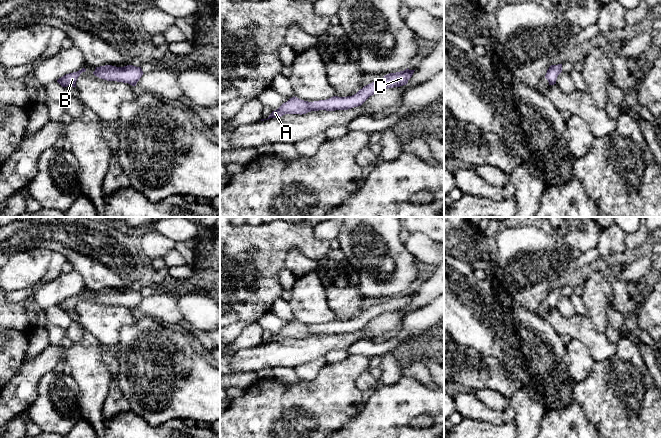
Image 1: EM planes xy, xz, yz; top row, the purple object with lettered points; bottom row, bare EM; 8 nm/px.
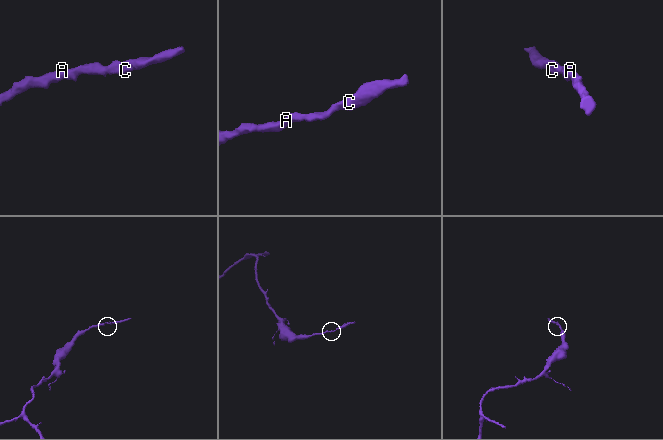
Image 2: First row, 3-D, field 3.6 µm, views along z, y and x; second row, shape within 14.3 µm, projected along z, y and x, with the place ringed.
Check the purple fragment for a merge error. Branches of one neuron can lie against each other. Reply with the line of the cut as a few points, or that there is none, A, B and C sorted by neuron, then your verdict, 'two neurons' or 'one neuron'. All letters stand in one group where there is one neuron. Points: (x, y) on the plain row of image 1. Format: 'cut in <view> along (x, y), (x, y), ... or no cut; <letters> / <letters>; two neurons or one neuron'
no cut; A B C; one neuron

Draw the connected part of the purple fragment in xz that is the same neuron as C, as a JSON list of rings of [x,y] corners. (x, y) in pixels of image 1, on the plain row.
[[[407,292],[404,295],[389,297],[382,303],[364,310],[352,320],[333,320],[326,324],[319,324],[314,326],[304,325],[294,320],[287,326],[283,327],[277,334],[272,335],[267,343],[261,343],[261,345],[268,344],[270,342],[278,342],[285,338],[302,339],[311,335],[348,334],[354,331],[358,331],[361,330],[370,320],[381,314],[406,309],[408,304],[412,301],[414,295],[415,294],[409,294]]]

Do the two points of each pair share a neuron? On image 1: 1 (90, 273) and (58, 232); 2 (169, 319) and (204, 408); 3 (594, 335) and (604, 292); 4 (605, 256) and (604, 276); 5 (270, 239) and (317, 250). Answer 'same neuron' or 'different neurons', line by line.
1: same neuron
2: different neurons
3: different neurons
4: different neurons
5: same neuron

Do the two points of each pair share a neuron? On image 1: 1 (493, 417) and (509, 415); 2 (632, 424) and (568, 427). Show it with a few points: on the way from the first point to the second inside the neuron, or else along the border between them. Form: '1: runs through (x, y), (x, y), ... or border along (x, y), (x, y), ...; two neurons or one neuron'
1: border along (502, 412), (505, 422); two neurons
2: border along (581, 407), (584, 415), (597, 427); two neurons

